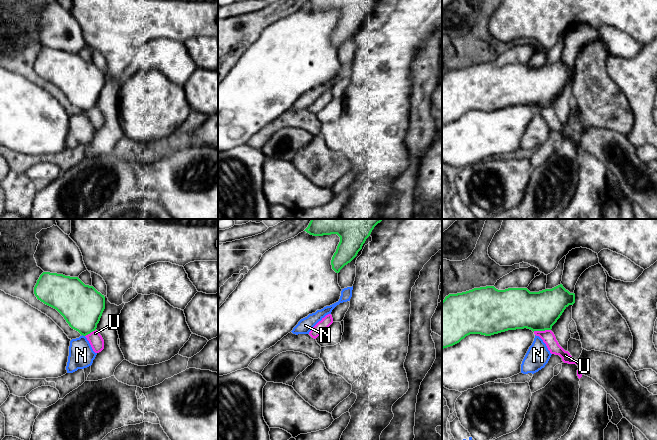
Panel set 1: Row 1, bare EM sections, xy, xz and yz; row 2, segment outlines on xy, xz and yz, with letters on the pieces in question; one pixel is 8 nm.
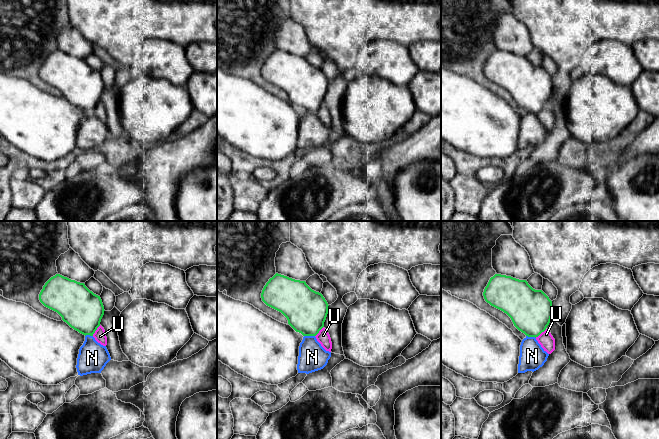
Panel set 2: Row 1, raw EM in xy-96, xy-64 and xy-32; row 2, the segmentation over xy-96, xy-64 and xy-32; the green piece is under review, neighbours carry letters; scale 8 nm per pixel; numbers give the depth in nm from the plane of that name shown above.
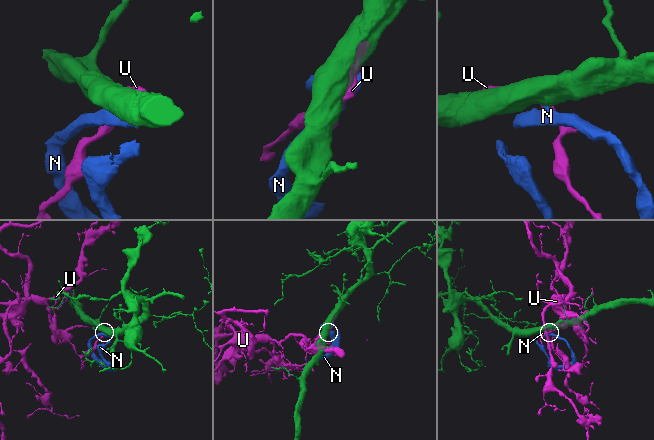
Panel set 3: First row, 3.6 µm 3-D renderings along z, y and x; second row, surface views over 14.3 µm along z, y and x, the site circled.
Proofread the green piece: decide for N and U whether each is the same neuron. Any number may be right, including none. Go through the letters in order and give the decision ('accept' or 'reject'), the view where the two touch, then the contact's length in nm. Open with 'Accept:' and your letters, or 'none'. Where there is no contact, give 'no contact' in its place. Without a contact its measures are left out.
Accept: none
N: reject; meets green in xy; contact 30 nm long
U: reject; meets green in yz; contact 140 nm long

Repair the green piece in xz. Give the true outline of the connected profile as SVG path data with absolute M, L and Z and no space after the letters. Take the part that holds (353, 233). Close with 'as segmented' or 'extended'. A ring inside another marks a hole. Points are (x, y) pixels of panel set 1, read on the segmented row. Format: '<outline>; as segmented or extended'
M311 219L304 230L313 236L337 234L340 242L334 253L332 269L339 273L362 249L374 227L383 219Z; as segmented

